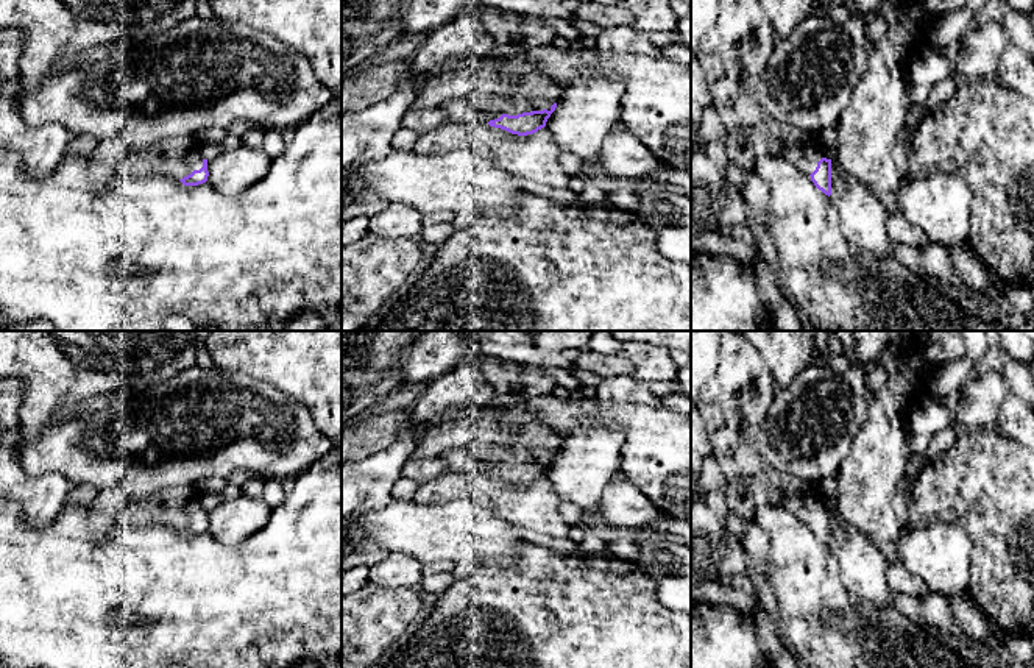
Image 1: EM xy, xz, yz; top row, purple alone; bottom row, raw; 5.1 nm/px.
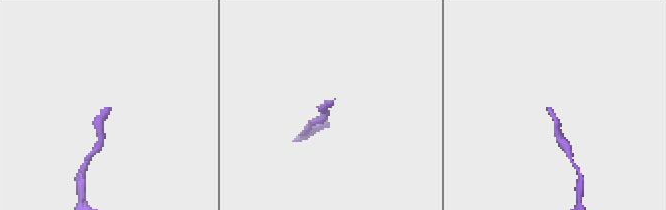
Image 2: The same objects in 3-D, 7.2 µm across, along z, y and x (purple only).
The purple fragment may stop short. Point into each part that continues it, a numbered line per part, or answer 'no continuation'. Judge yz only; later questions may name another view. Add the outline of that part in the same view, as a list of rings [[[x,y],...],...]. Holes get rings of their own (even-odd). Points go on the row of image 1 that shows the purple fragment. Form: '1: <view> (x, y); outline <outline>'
1: yz (733, 55); outline [[[721,0],[716,25],[702,39],[696,55],[706,73],[713,106],[727,131],[728,162],[738,164],[747,173],[755,169],[760,156],[772,155],[788,159],[803,173],[811,175],[822,159],[817,137],[774,119],[756,98],[756,84],[774,52],[774,42],[772,23],[758,0]]]

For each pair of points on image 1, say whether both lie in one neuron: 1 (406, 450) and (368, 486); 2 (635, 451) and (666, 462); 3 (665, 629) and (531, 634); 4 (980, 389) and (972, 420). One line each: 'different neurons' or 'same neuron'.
1: same neuron
2: same neuron
3: same neuron
4: same neuron

